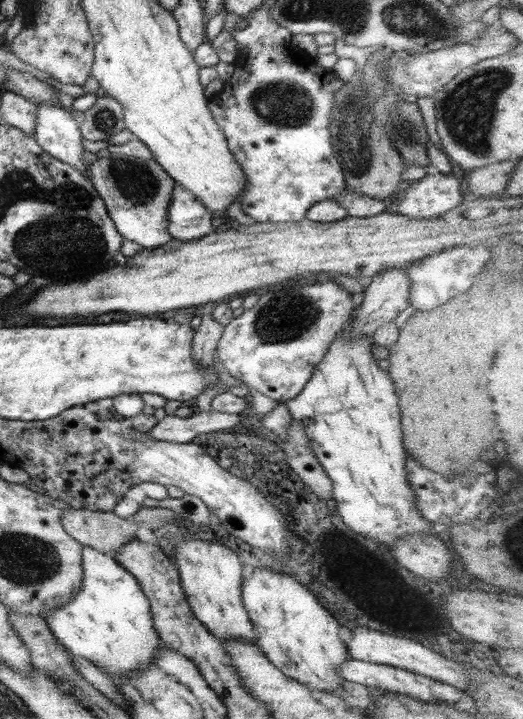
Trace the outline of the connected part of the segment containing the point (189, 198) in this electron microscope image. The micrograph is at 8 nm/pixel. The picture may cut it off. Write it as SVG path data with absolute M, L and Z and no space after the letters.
M178 183L168 205L168 233L173 239L193 241L212 233L212 213Z

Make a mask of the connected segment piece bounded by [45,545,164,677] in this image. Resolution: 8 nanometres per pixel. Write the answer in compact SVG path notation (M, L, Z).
M86 545L83 546L83 568L84 577L82 577L82 585L78 593L70 597L68 603L52 609L45 616L45 622L60 644L66 647L71 654L84 657L106 674L114 673L114 676L126 677L130 673L144 671L150 665L150 661L154 661L154 655L162 651L164 644L154 628L150 614L150 602L142 592L140 584L133 574L114 560L112 555Z

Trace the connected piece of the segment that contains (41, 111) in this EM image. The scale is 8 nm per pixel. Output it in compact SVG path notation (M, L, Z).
M40 103L36 109L34 137L37 143L59 161L72 165L88 180L90 162L83 159L86 152L82 146L83 136L78 122L62 105Z

